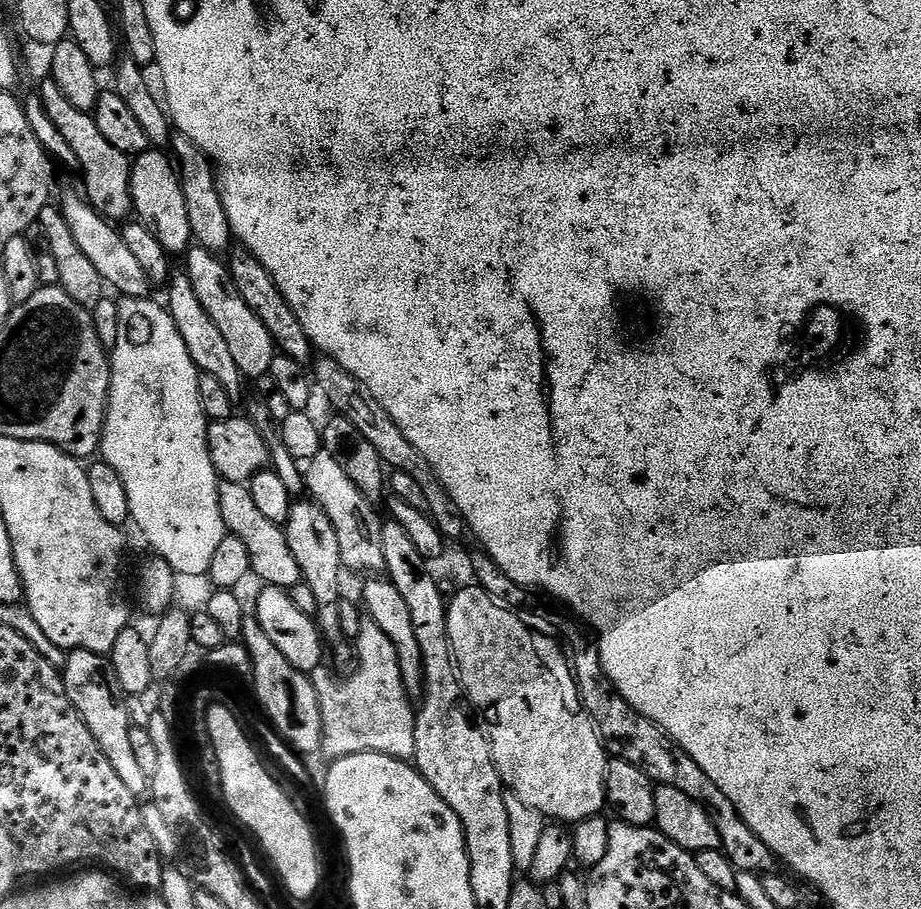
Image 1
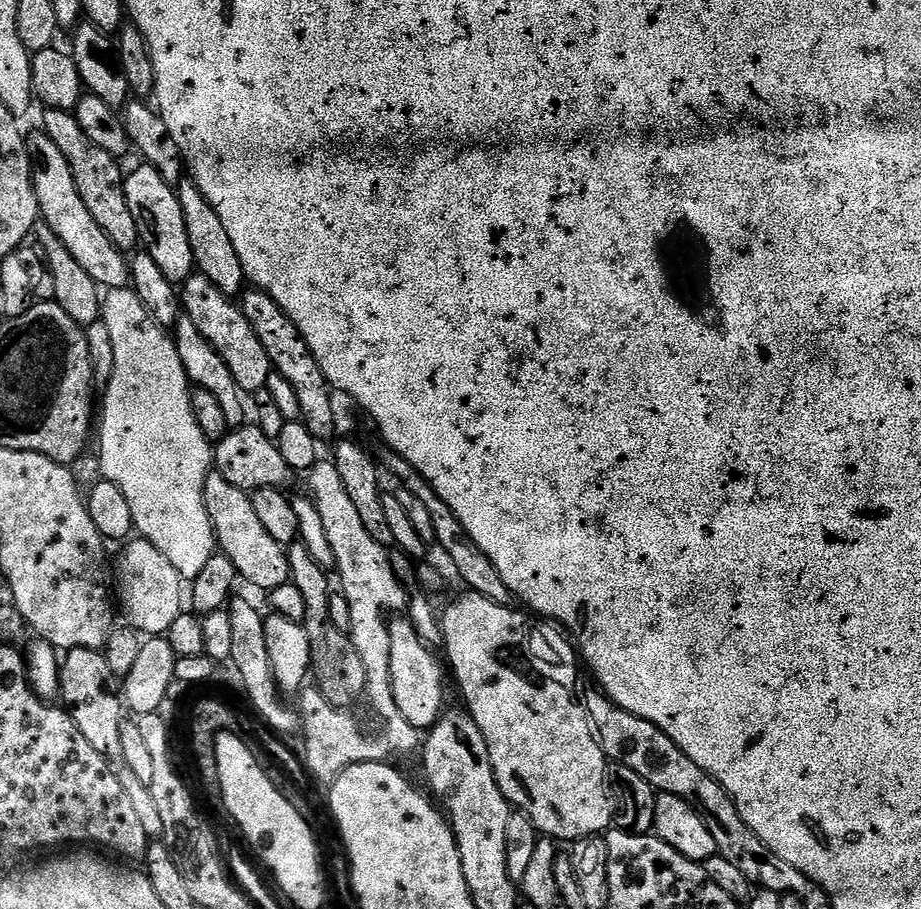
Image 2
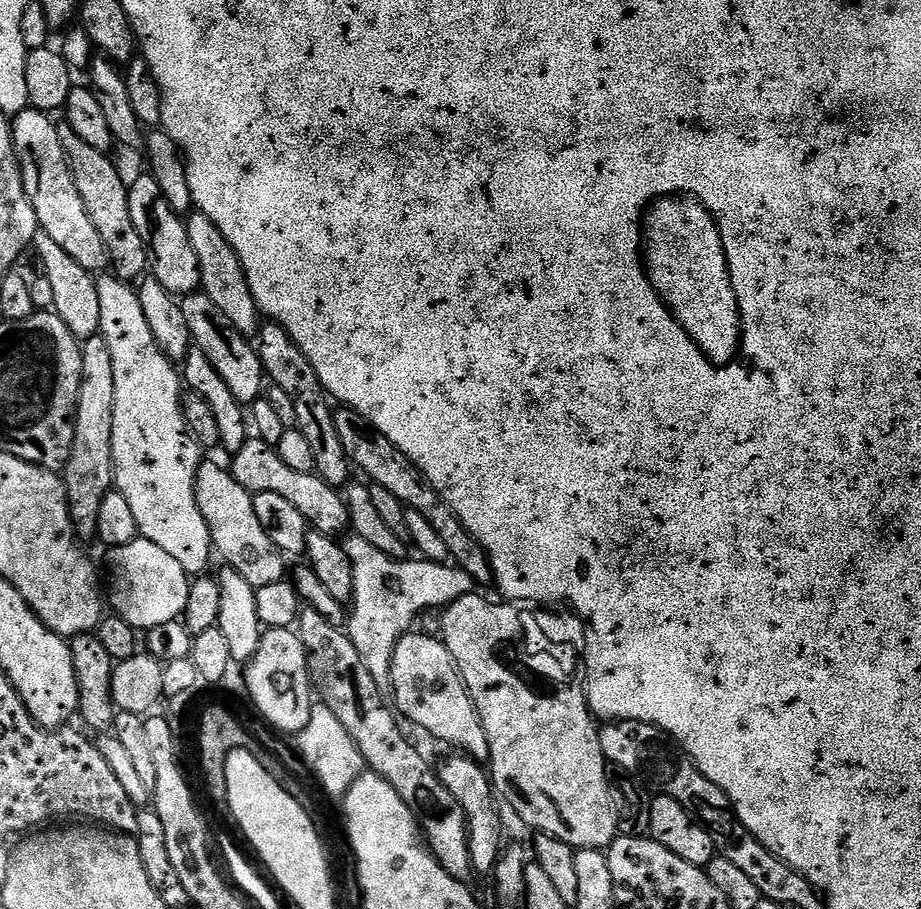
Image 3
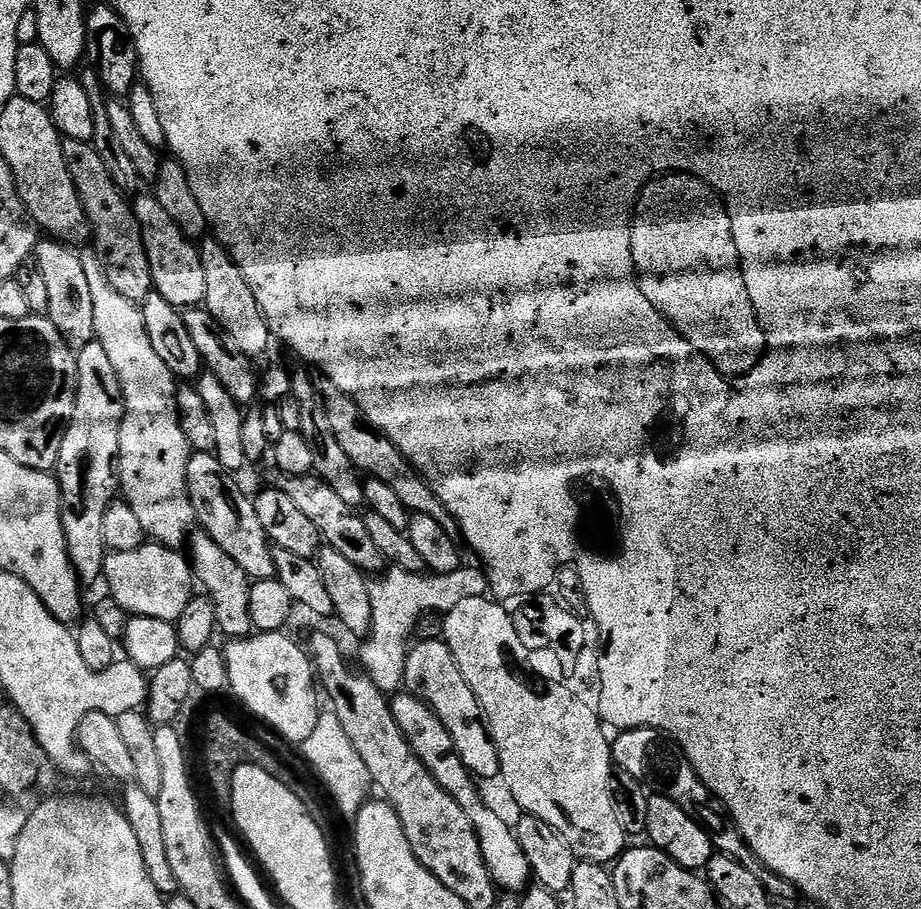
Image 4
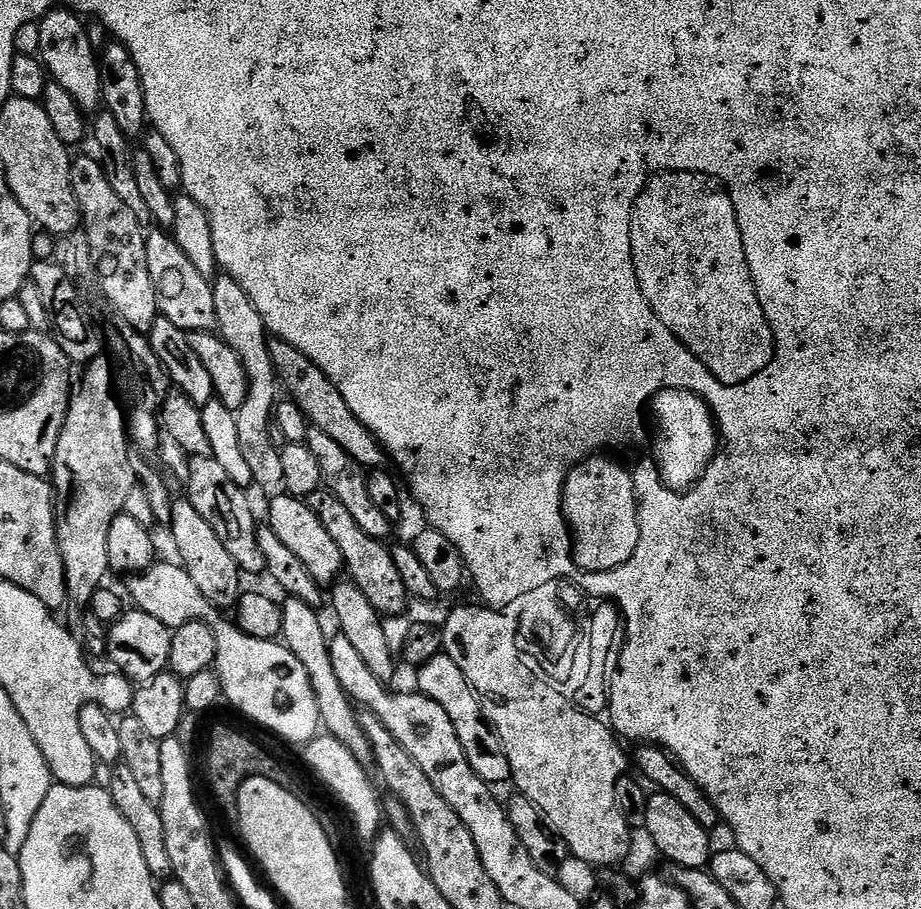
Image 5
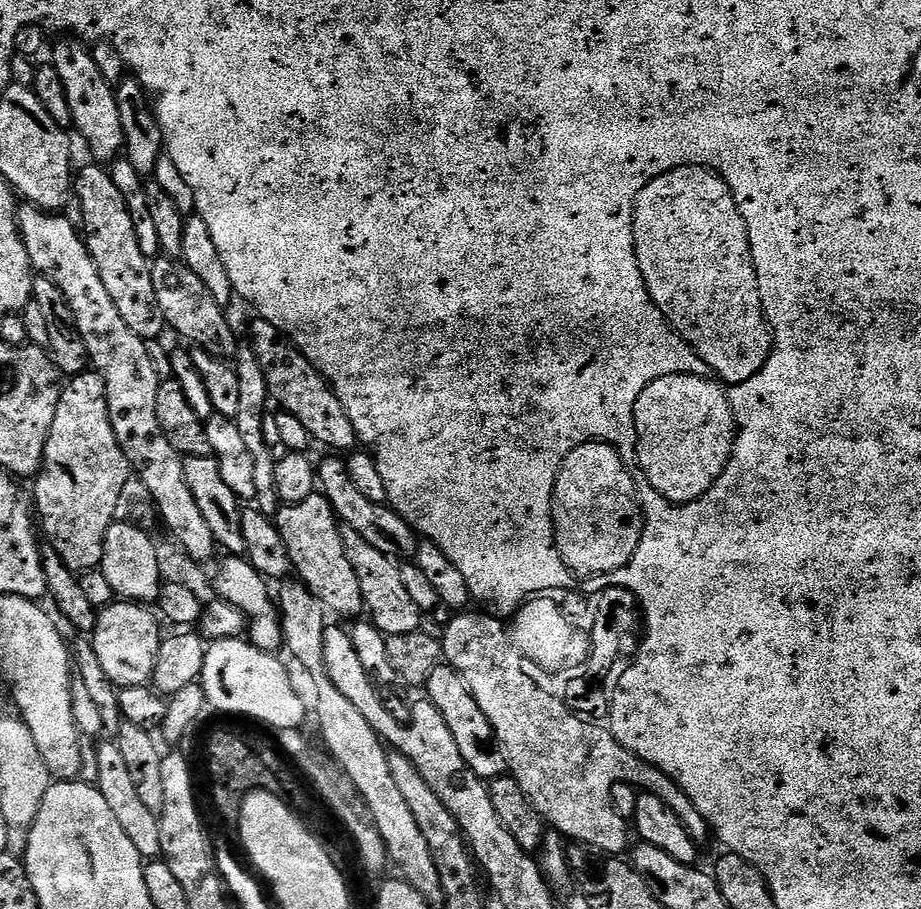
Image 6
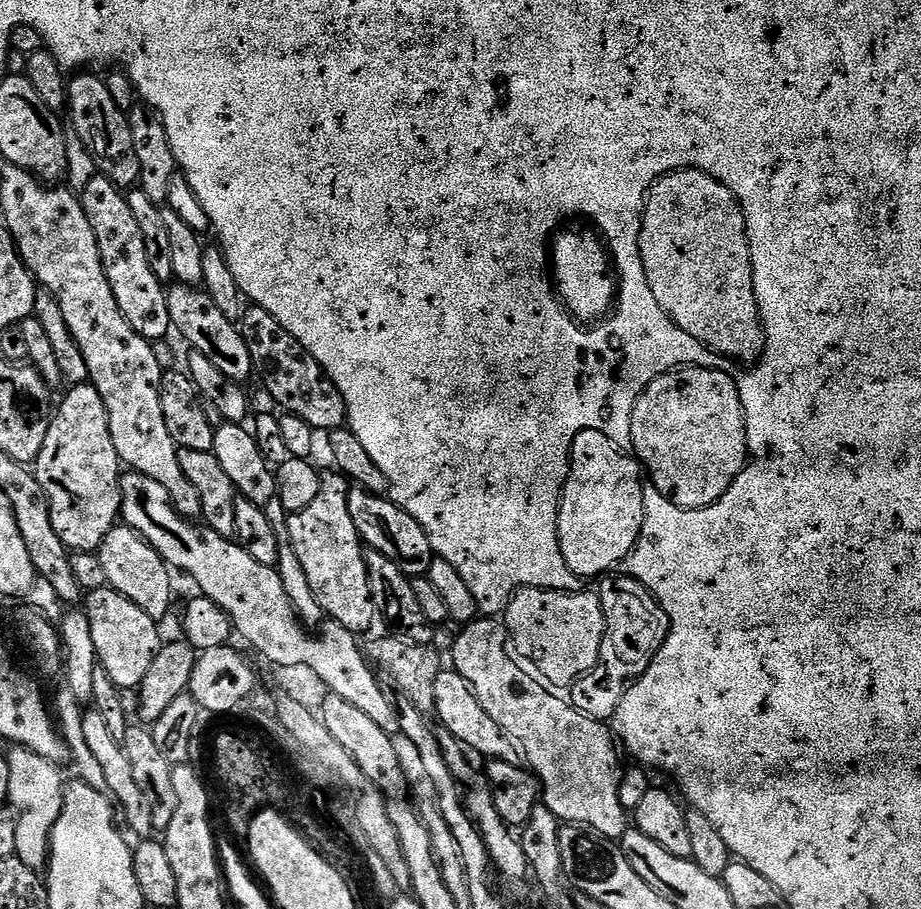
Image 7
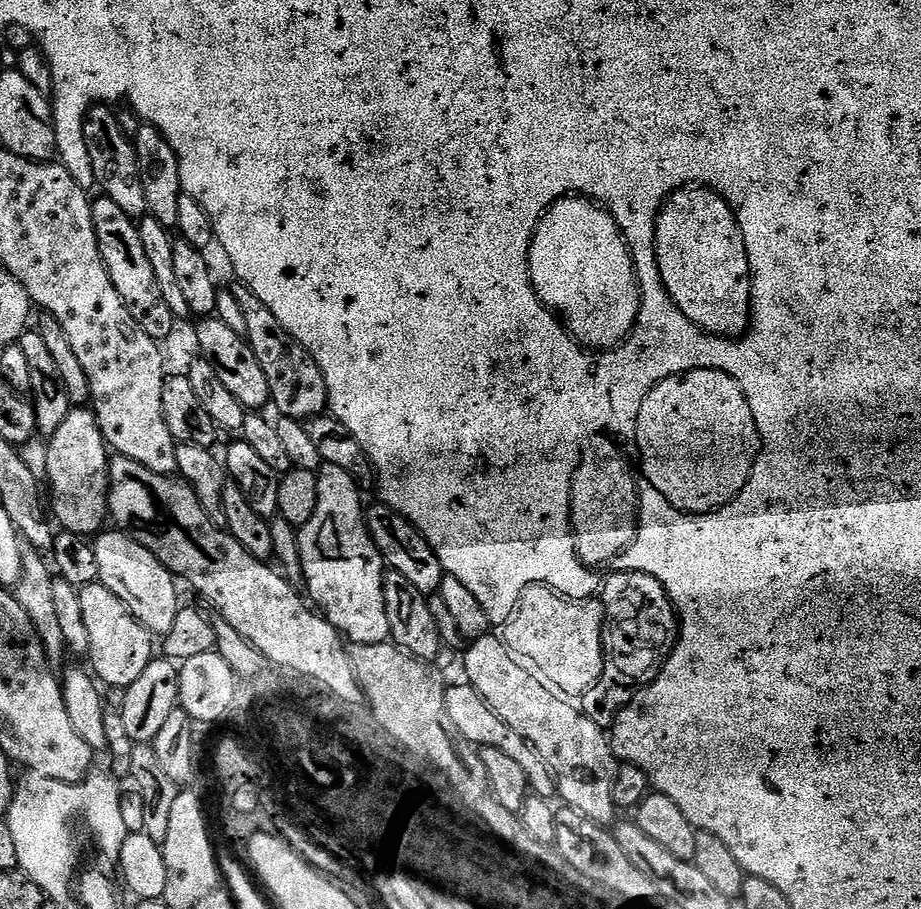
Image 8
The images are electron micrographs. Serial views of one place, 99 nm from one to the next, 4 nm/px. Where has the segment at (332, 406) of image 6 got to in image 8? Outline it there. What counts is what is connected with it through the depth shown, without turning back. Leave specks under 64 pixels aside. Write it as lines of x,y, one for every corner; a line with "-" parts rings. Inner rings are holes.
236,282
231,285
230,291
234,294
234,298
238,298
238,306
242,306
242,314
246,314
246,330
248,345
254,350
254,358
258,358
258,366
262,366
262,371
266,374
266,382
270,382
270,394
272,395
270,404
274,409
277,408
277,413
280,416
288,416
292,420
299,420
301,422
307,422
315,418
315,416
323,416
329,411
328,406
328,391
326,390
326,378
322,378
322,370
318,370
318,366
314,362
314,358
310,358
310,354
297,342
297,340
292,337
291,334
282,326
282,322
278,322
278,318
274,318
274,314
270,314
270,309
264,305
260,299
254,295
254,293
245,288
243,284

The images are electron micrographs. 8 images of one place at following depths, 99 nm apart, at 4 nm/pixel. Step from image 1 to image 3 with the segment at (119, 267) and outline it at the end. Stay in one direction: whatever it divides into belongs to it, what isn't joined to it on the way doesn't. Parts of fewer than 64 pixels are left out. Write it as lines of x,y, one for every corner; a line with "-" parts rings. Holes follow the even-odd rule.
31,106
12,120
12,141
20,160
24,189
34,206
39,231
50,234
50,238
54,238
54,242
58,242
58,246
62,246
62,250
78,262
78,266
87,272
100,274
110,264
108,247
102,234
98,234
98,229
94,227
94,222
90,222
90,214
86,214
82,194
78,194
78,186
74,186
68,159
62,150
60,129
55,123
52,125
52,120
49,113
39,112

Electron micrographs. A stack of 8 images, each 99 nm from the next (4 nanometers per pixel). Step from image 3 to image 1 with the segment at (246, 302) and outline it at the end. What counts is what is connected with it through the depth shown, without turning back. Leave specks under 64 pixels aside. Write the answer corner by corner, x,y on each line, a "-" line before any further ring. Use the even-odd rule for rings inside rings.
176,134
171,137
170,148
176,151
174,167
180,178
180,189
186,202
186,214
190,218
190,230
193,241
199,247
213,254
224,254
229,251
228,243
233,243
232,227
228,225
226,210
220,201
220,191
216,189
216,174
212,161
199,152
184,136

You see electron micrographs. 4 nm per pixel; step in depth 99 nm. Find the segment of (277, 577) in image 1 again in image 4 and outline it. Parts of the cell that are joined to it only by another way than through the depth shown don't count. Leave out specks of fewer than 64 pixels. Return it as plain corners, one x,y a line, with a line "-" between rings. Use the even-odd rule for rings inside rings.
192,452
186,466
188,497
196,515
196,524
215,544
222,546
248,576
249,581
270,580
276,575
273,545
258,522
255,503
236,485
237,477
227,472
222,462
211,452

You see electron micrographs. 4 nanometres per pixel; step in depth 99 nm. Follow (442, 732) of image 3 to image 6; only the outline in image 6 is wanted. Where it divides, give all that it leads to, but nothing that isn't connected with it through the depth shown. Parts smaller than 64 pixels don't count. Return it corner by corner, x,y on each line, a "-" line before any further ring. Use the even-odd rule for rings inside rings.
451,666
438,667
434,674
430,674
426,691
427,699
440,711
442,718
446,718
446,726
450,726
454,742
458,742
458,750
462,750
466,766
470,766
470,770
474,770
474,774
478,774
485,782
505,775
509,771
508,757
505,756
504,749
498,746
495,730
490,726
486,714
482,714
482,706
478,706
462,677

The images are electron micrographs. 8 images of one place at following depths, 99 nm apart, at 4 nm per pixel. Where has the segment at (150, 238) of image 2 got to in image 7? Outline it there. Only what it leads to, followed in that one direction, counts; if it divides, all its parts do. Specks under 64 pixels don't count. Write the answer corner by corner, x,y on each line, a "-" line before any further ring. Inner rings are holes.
173,283
171,287
167,289
167,294
172,327
177,333
180,331
184,335
186,343
192,344
188,346
206,354
206,358
210,358
210,362
214,362
214,366
218,366
218,370
226,374
226,378
237,382
253,379
252,359
250,350
246,350
243,331
234,321
226,318
222,310
218,310
214,298
210,298
210,294
200,286

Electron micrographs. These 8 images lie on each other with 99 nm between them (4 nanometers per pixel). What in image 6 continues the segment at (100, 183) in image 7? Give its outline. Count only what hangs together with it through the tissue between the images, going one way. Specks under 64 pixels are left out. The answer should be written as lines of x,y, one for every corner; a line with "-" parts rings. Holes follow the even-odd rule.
89,163
74,176
74,200
80,203
80,216
84,219
82,239
88,245
98,274
102,274
106,291
114,306
118,306
118,314
122,314
126,326
130,326
138,338
153,342
166,332
166,325
164,311
158,306
158,294
154,290
150,257
142,254
142,246
138,246
136,219
130,214
130,206
122,190
118,190
111,171
99,163

